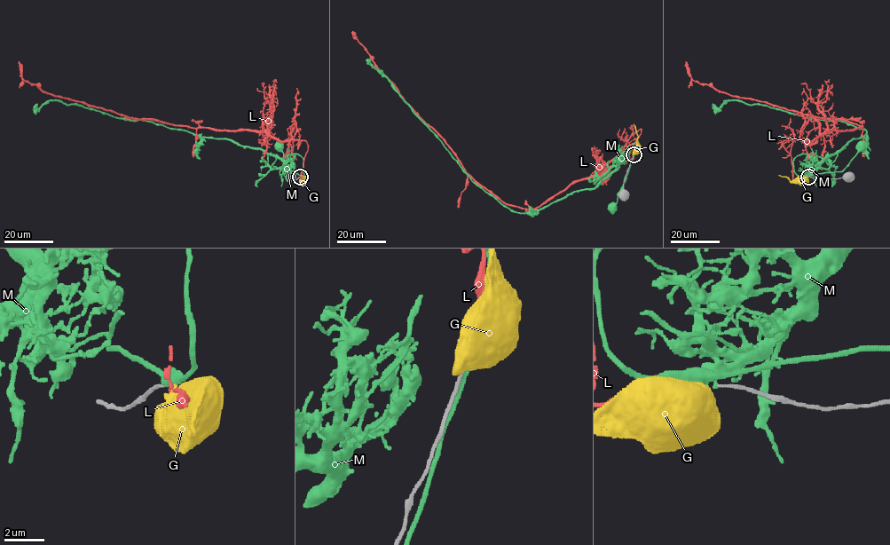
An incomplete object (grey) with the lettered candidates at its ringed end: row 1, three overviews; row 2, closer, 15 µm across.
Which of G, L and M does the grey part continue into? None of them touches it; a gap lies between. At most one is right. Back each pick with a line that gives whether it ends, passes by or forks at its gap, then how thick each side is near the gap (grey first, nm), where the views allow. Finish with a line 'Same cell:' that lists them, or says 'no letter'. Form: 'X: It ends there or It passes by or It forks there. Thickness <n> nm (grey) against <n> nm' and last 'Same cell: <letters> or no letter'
L: It ends there. Thickness 120 nm (grey) against 220 nm
Same cell: L

